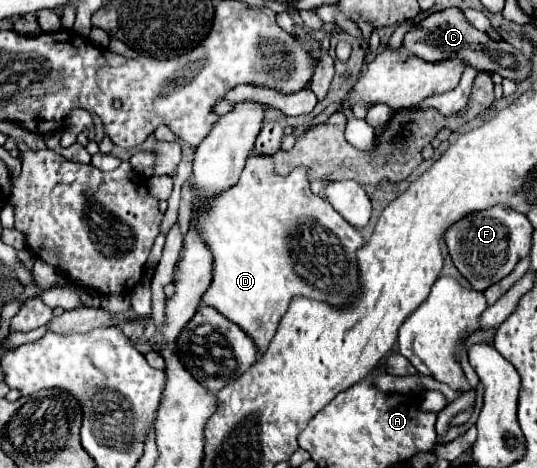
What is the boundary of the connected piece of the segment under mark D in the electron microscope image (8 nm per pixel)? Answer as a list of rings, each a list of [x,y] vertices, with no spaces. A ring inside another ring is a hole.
[[[253,153],[233,187],[213,197],[195,195],[195,187],[189,191],[193,197],[189,225],[199,233],[213,255],[213,281],[203,293],[201,303],[215,307],[221,315],[241,325],[241,329],[251,335],[259,351],[263,351],[273,339],[291,297],[305,295],[331,305],[343,305],[357,291],[355,251],[365,241],[327,199],[311,193],[307,171],[295,169],[289,175],[279,175],[273,173],[271,155]]]

